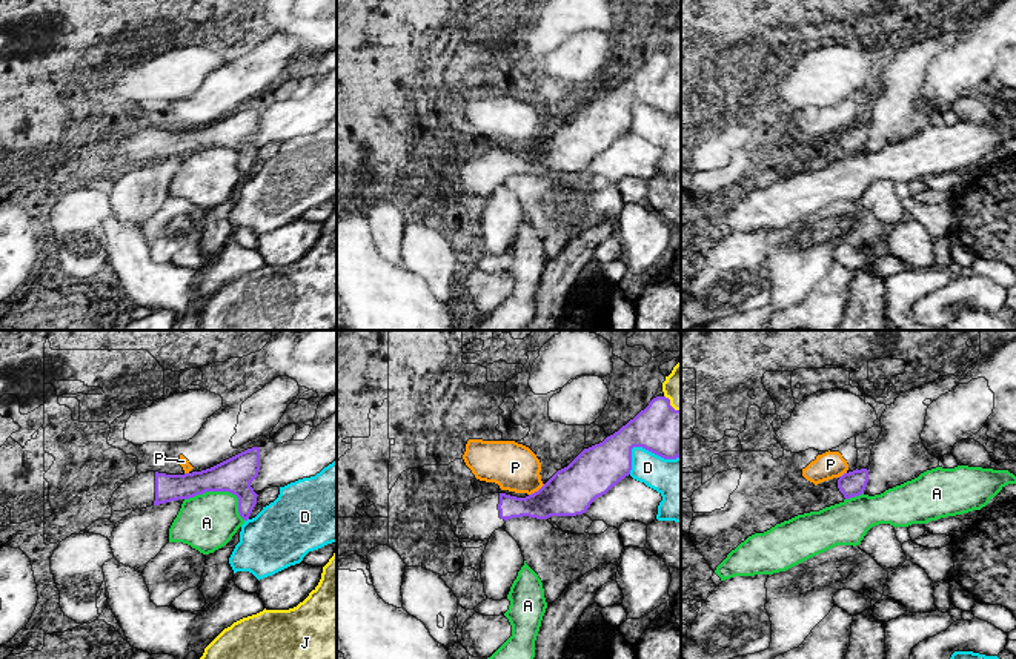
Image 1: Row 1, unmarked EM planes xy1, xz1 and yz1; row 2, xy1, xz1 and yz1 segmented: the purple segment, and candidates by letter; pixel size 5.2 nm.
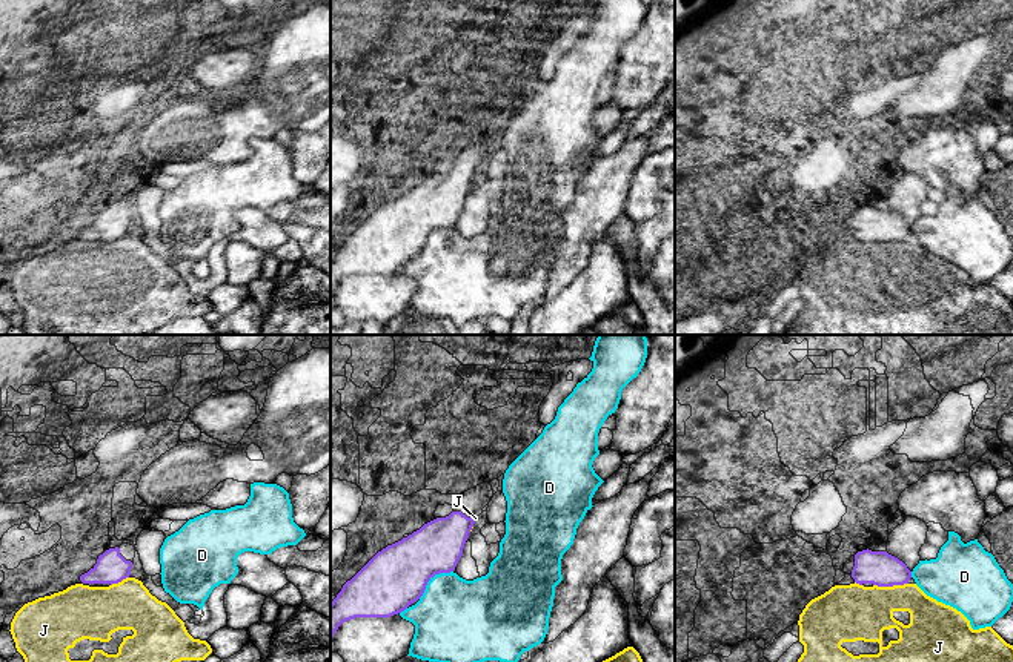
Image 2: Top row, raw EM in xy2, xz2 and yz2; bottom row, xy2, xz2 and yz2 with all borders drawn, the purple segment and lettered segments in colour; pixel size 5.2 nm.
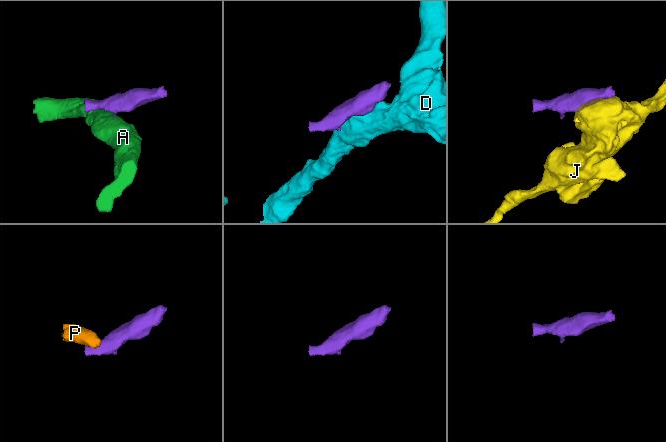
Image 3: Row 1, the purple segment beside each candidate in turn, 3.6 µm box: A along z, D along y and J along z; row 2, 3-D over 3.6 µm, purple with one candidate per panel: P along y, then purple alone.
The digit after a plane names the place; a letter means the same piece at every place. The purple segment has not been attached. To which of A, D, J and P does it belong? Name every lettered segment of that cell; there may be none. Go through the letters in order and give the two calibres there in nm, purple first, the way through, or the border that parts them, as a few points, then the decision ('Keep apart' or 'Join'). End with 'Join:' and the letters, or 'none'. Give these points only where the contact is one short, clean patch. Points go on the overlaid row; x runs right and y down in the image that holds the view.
A: Thickness 190 nm (purple) against 300 nm. Boundary: xy1 (185, 500), (231, 492), (245, 519). Keep apart
D: Thickness 260 nm (purple) against 220 nm. Keep apart
J: Thickness 180 nm (purple) against 300 nm. Keep apart
P: Thickness 240 nm (purple) against 240 nm. Boundary: xz1 (544, 484), (529, 495). Keep apart
Join: none

